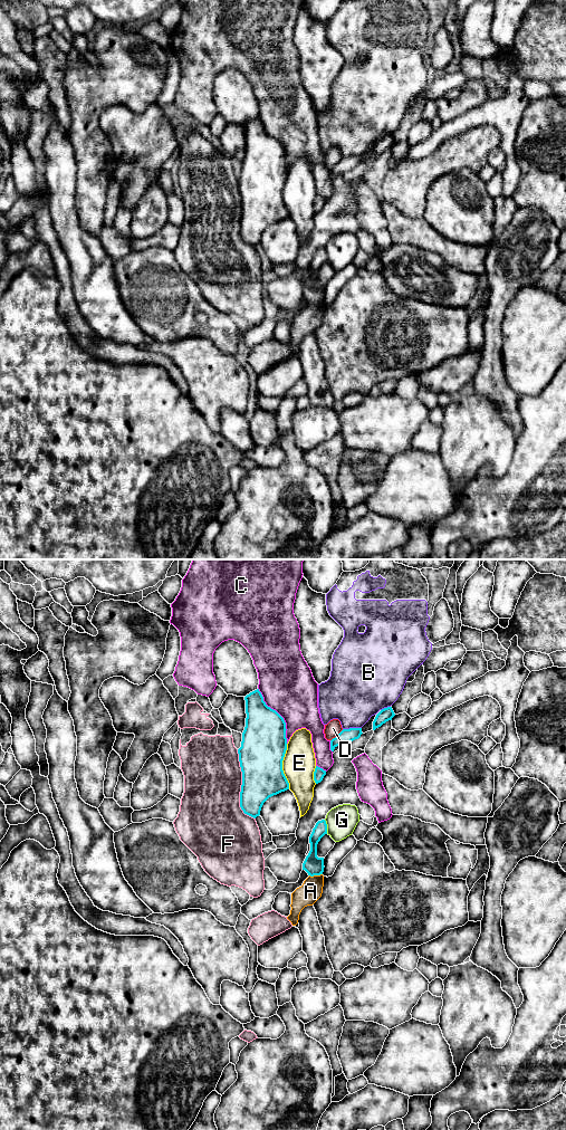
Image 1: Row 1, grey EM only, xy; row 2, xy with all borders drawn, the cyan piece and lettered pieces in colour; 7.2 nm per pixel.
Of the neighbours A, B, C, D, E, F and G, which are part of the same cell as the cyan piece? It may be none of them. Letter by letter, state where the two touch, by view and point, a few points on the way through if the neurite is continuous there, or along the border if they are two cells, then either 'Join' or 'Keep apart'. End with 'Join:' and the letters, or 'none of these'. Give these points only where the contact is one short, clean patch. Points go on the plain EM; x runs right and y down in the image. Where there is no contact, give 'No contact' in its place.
A: Touches cyan at xy (315, 303). Boundary: xy (322, 302), (309, 304). Keep apart
B: Touches cyan at xy (352, 156). Keep apart
C: Touches cyan at xy (279, 143). Keep apart
D: Touches cyan at xy (337, 163). Keep apart
E: Touches cyan at xy (281, 194). Keep apart
F: Touches cyan at xy (241, 214). Keep apart
G: Touches cyan at xy (326, 255). Boundary: xy (324, 248), (327, 261). Keep apart
Join: none of these

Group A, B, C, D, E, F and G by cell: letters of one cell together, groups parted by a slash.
A / B / C / D / E / F / G

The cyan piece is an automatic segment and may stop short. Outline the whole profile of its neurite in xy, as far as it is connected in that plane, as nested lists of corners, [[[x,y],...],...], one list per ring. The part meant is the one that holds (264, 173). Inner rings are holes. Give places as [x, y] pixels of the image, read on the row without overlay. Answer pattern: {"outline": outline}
{"outline": [[[259,117],[244,128],[246,155],[238,178],[242,200],[240,236],[256,247],[269,226],[289,218],[282,199],[287,157],[284,146],[266,133]]]}

